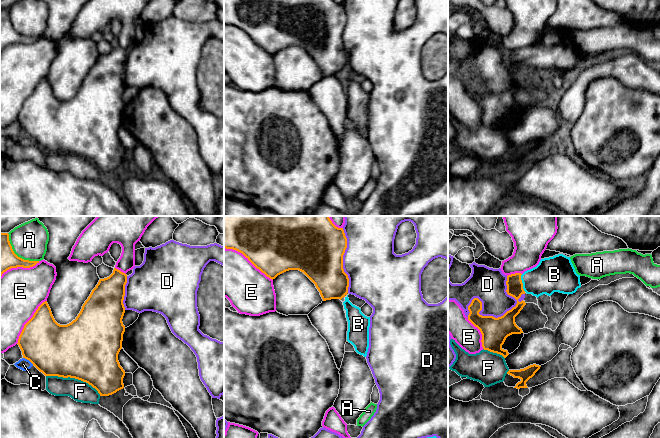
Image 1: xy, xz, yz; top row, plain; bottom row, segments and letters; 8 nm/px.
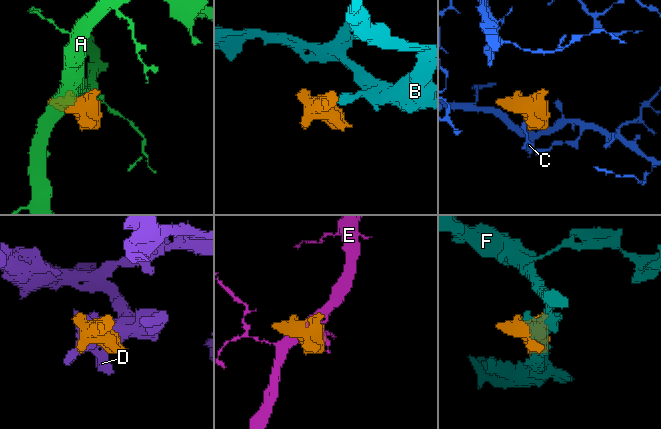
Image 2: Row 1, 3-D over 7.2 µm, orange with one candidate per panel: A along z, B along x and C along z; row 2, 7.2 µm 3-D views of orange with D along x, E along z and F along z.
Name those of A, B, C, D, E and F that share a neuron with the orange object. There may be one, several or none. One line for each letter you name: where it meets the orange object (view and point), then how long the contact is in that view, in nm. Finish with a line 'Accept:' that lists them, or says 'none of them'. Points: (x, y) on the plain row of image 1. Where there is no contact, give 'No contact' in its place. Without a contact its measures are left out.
B: Touches orange at yz (522, 59). Shared border 150 nm
Accept: B

